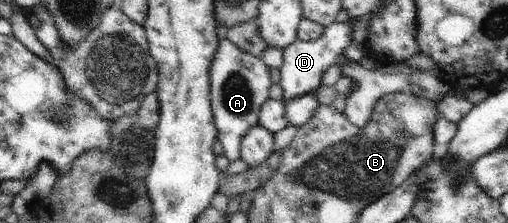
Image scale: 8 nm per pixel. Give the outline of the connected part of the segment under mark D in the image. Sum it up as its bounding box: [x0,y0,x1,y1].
[280,18,357,103]

